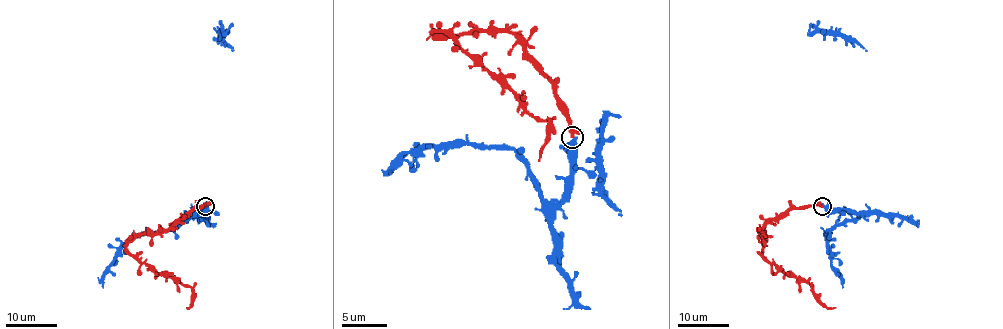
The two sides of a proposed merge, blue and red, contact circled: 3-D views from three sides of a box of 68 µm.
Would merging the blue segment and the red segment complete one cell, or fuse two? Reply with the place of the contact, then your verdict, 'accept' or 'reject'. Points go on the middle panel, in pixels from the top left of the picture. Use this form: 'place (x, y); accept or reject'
place (572, 137); accept

